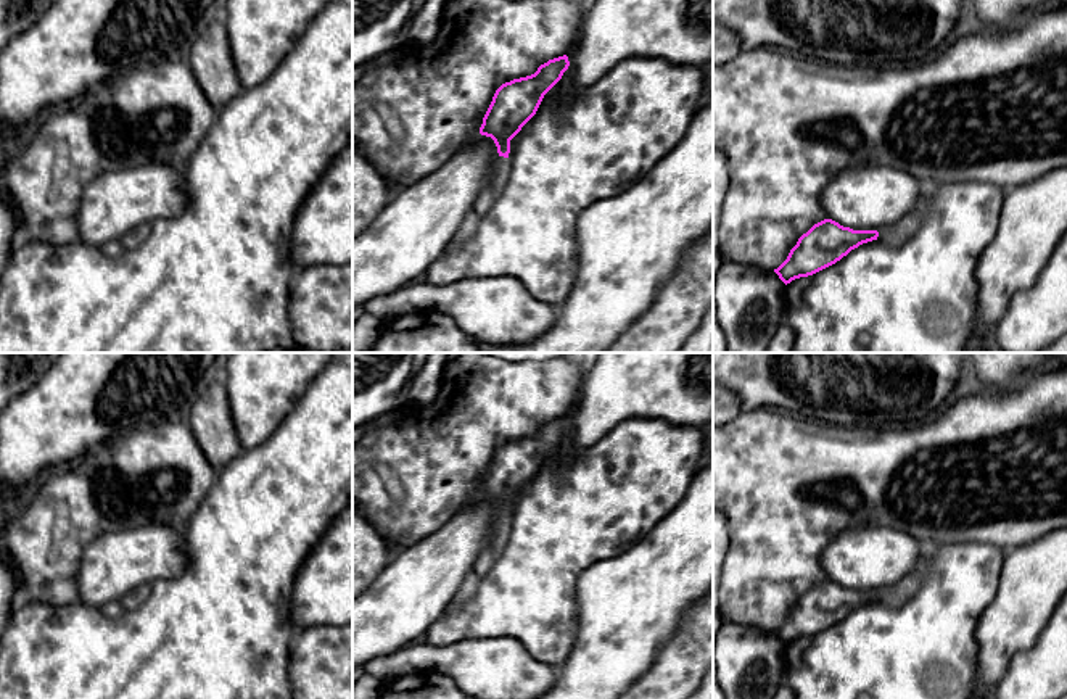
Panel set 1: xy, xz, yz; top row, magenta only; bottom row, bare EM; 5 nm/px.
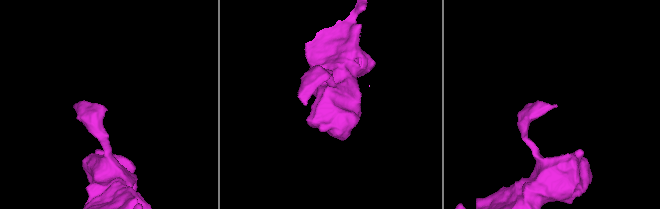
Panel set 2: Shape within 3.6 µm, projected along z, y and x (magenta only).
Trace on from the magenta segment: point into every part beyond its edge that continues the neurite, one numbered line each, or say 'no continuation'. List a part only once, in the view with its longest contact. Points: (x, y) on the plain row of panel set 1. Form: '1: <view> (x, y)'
1: xz (498, 537)

